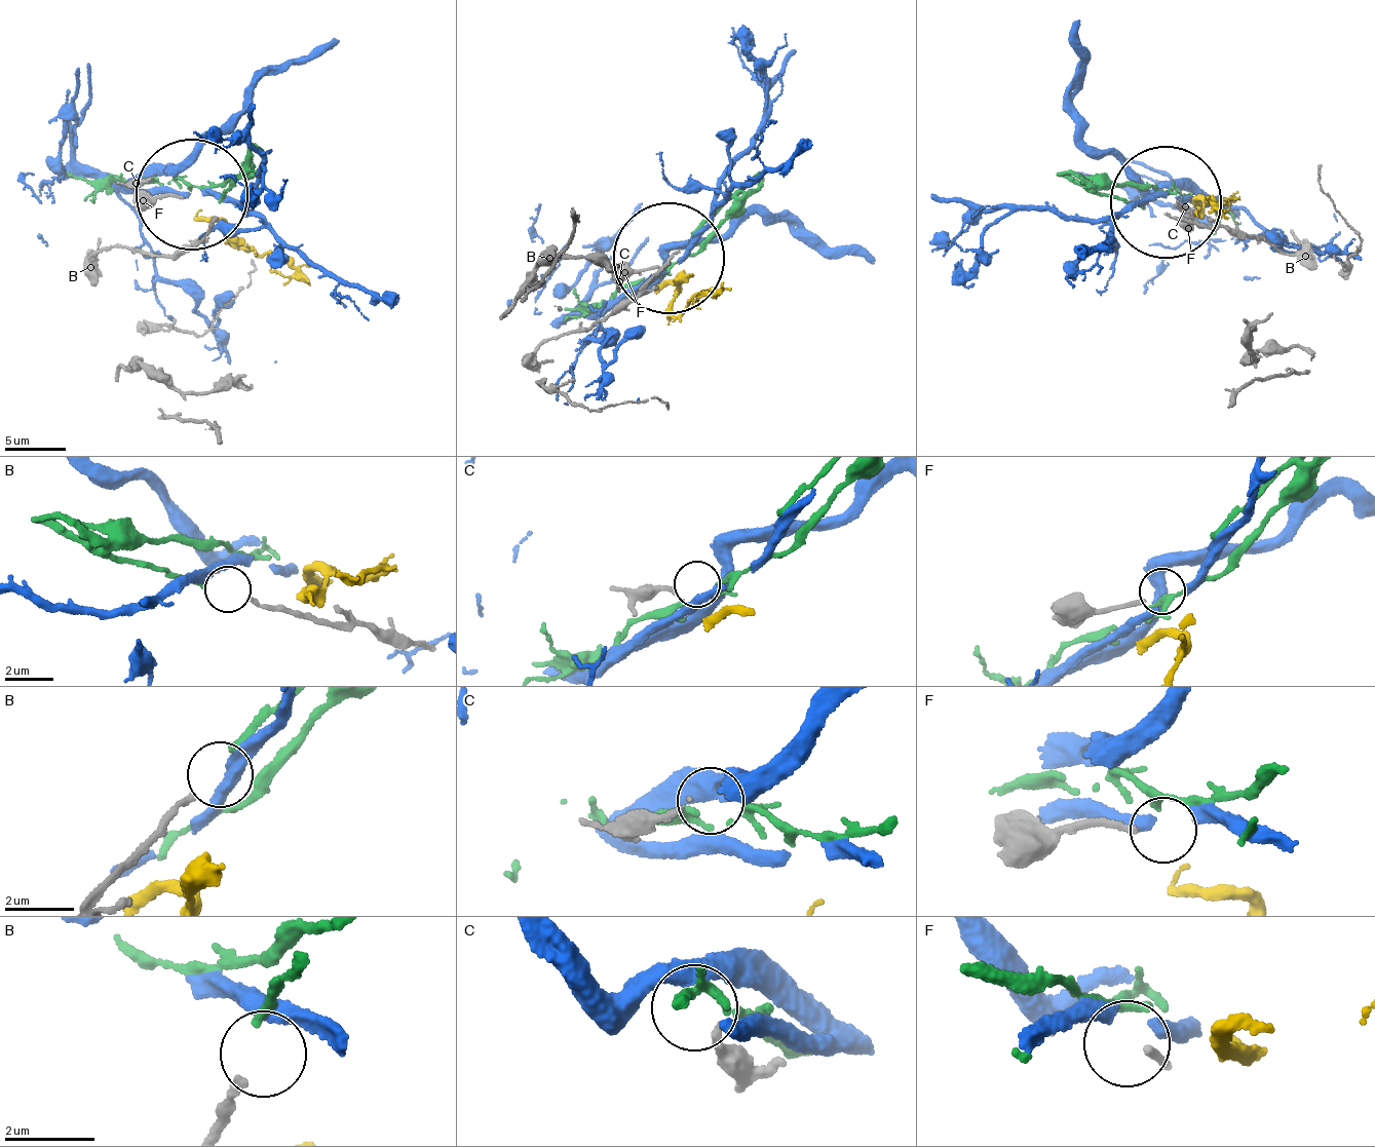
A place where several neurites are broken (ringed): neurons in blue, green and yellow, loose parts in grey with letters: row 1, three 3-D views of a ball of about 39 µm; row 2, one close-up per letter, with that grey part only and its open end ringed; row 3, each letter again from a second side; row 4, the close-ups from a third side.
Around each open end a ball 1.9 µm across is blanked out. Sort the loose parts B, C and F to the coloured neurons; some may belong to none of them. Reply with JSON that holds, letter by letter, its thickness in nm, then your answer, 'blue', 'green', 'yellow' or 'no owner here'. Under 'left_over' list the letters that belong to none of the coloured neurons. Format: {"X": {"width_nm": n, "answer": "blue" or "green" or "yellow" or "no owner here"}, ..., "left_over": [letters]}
{"B": {"width_nm": 170, "answer": "no owner here"}, "C": {"width_nm": 180, "answer": "no owner here"}, "F": {"width_nm": 170, "answer": "no owner here"}, "left_over": ["B", "C", "F"]}

